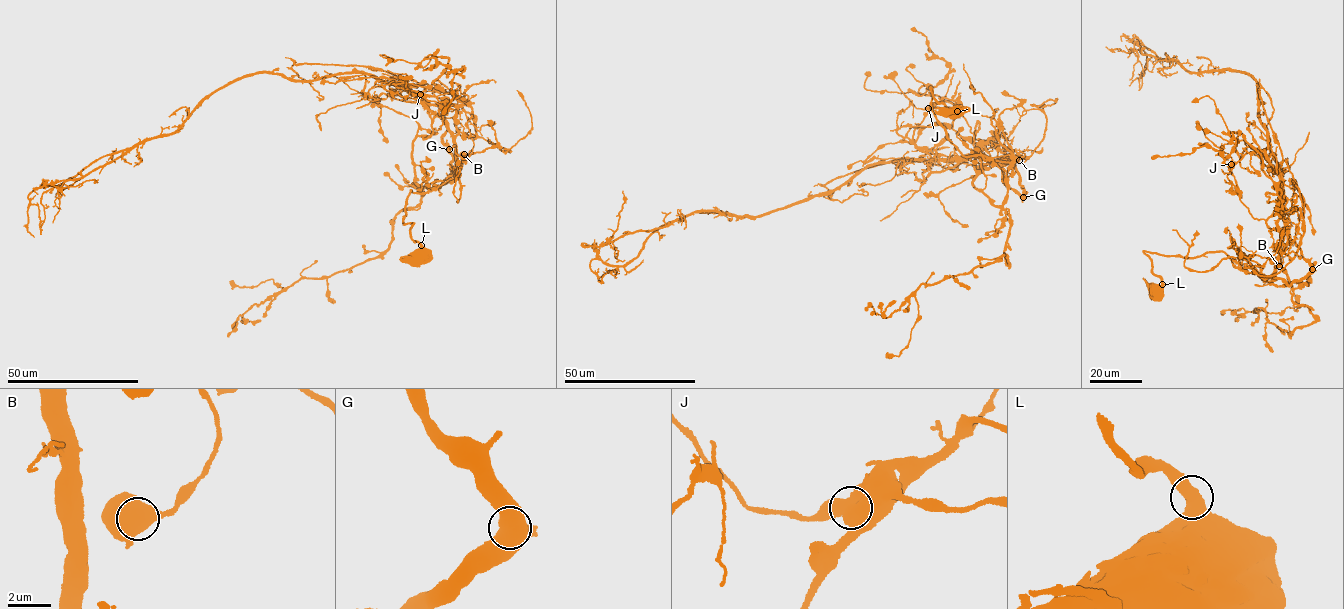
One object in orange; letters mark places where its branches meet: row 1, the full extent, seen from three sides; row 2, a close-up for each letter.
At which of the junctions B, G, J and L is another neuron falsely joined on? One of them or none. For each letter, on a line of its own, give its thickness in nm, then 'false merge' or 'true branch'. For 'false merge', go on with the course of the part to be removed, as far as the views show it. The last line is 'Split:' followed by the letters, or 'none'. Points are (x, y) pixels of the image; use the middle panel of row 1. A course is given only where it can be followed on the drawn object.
B: calibre 650 nm; true branch
G: calibre 700 nm; true branch
J: calibre 700 nm; true branch
L: calibre 700 nm; true branch
Split: none

